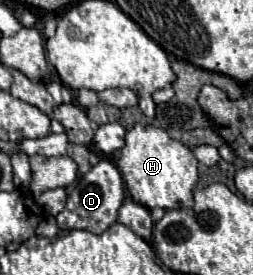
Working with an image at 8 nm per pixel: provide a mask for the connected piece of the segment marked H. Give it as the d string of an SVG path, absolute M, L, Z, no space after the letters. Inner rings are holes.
M136 124L126 134L126 144L120 150L118 170L126 182L130 196L146 206L146 208L190 208L194 206L194 186L198 182L198 160L194 158L192 150L186 148L182 142L172 140L166 130L156 128L152 124L142 126Z

